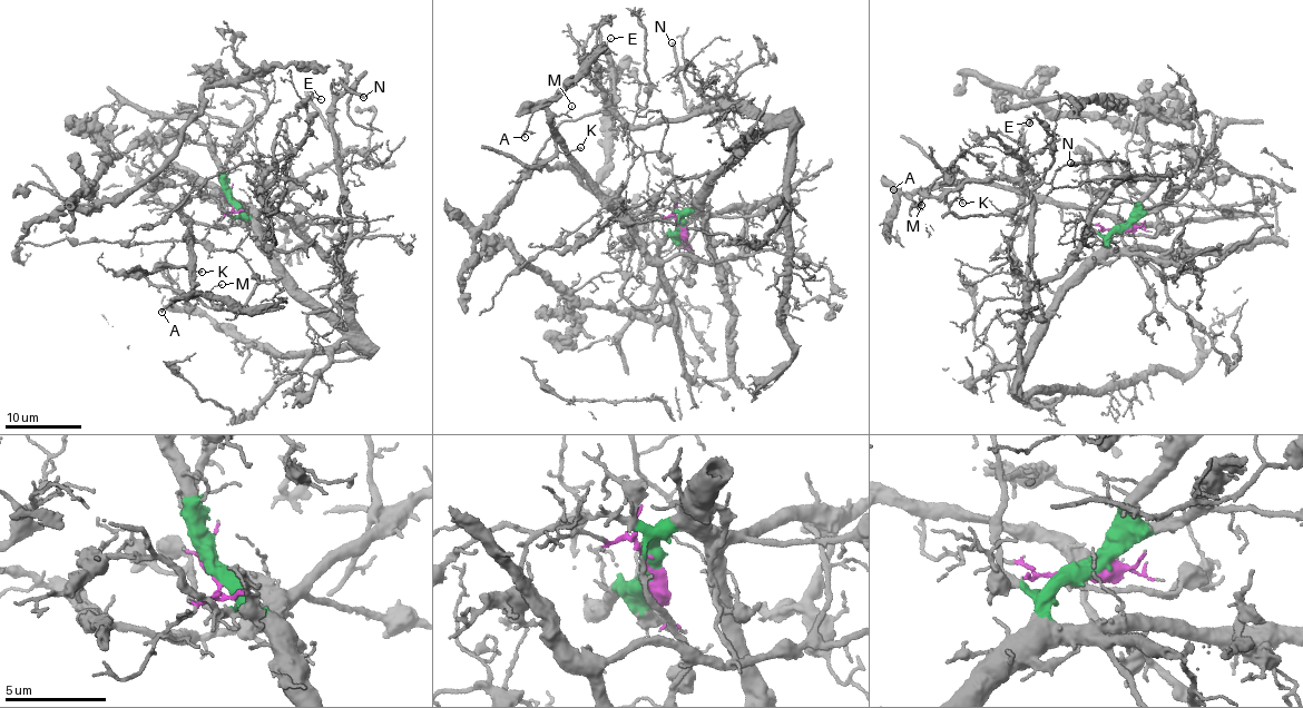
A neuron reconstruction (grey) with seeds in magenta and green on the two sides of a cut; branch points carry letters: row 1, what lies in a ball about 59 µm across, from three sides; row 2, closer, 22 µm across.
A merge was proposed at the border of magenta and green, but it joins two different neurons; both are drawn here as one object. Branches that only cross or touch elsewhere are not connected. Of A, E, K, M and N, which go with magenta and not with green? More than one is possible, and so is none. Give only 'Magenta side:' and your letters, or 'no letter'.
Magenta side: A, K, M

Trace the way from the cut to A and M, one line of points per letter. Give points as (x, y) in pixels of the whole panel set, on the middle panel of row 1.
A: (681, 226), (672, 216), (664, 218), (657, 214), (627, 222), (568, 151), (542, 109), (530, 114), (526, 137)
M: (681, 226), (672, 216), (664, 218), (657, 214), (627, 222), (617, 213), (550, 121), (571, 105)

